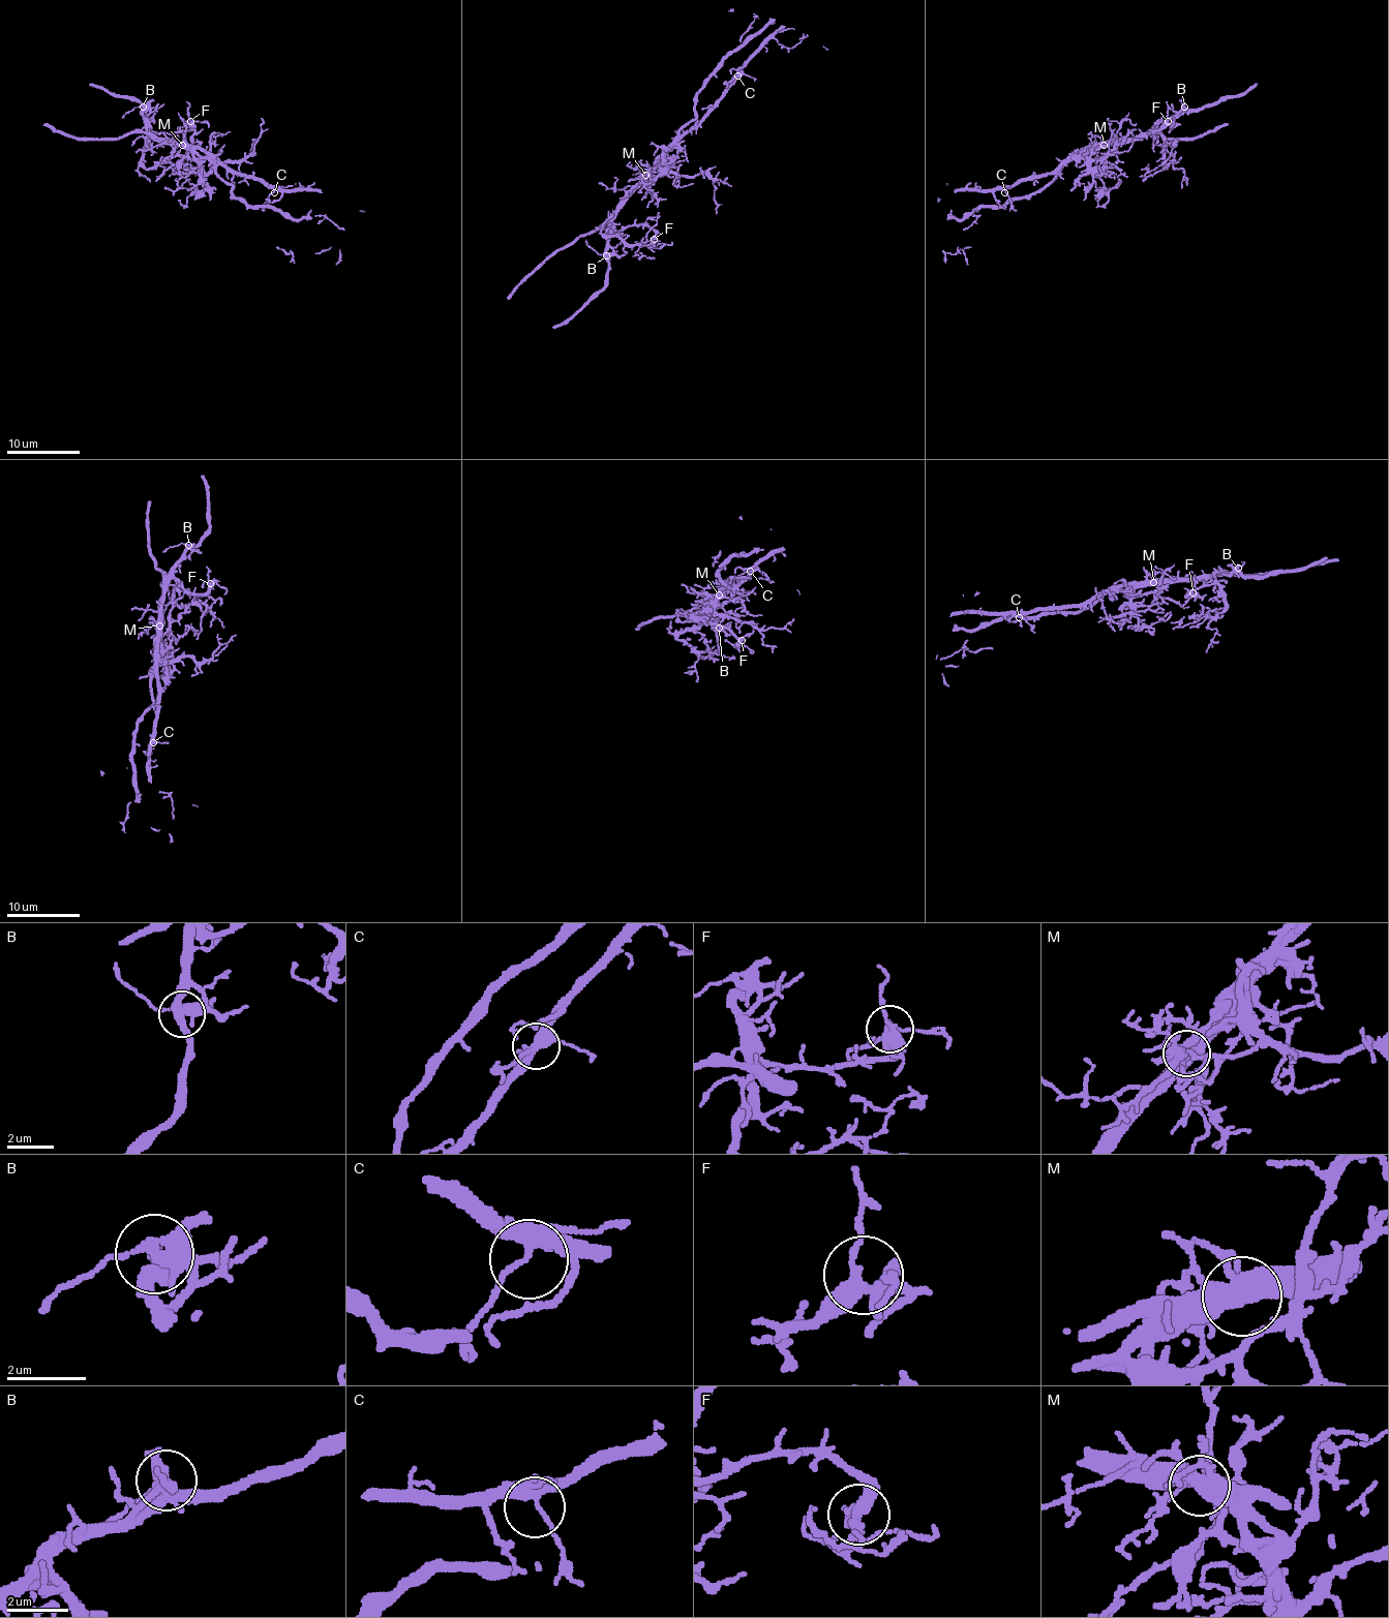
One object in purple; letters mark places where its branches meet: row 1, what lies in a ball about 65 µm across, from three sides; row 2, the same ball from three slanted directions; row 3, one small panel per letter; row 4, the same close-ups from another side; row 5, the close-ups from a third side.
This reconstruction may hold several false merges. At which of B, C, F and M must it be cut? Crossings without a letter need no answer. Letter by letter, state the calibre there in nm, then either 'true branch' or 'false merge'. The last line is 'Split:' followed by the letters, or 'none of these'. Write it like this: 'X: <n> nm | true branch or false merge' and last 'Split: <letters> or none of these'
B: 360 nm | true branch
C: 340 nm | true branch
F: 340 nm | true branch
M: 480 nm | false merge
Split: M

